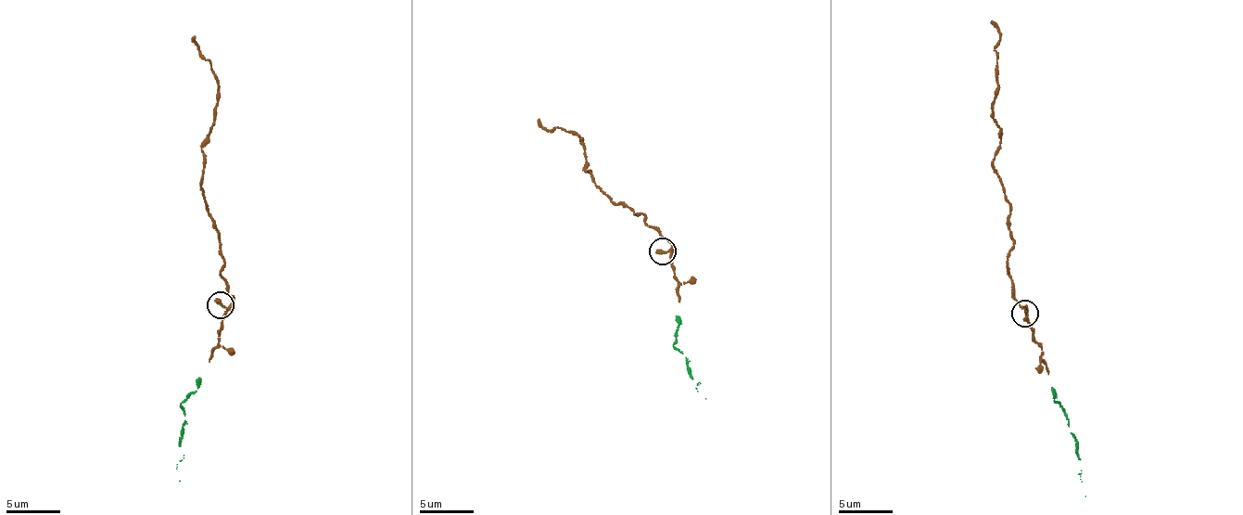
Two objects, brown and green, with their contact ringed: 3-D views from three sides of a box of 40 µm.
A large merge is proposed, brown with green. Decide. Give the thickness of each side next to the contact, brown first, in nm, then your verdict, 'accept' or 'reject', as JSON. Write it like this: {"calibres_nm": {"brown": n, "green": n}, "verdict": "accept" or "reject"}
{"calibres_nm": {"brown": 220, "green": 30}, "verdict": "accept"}

